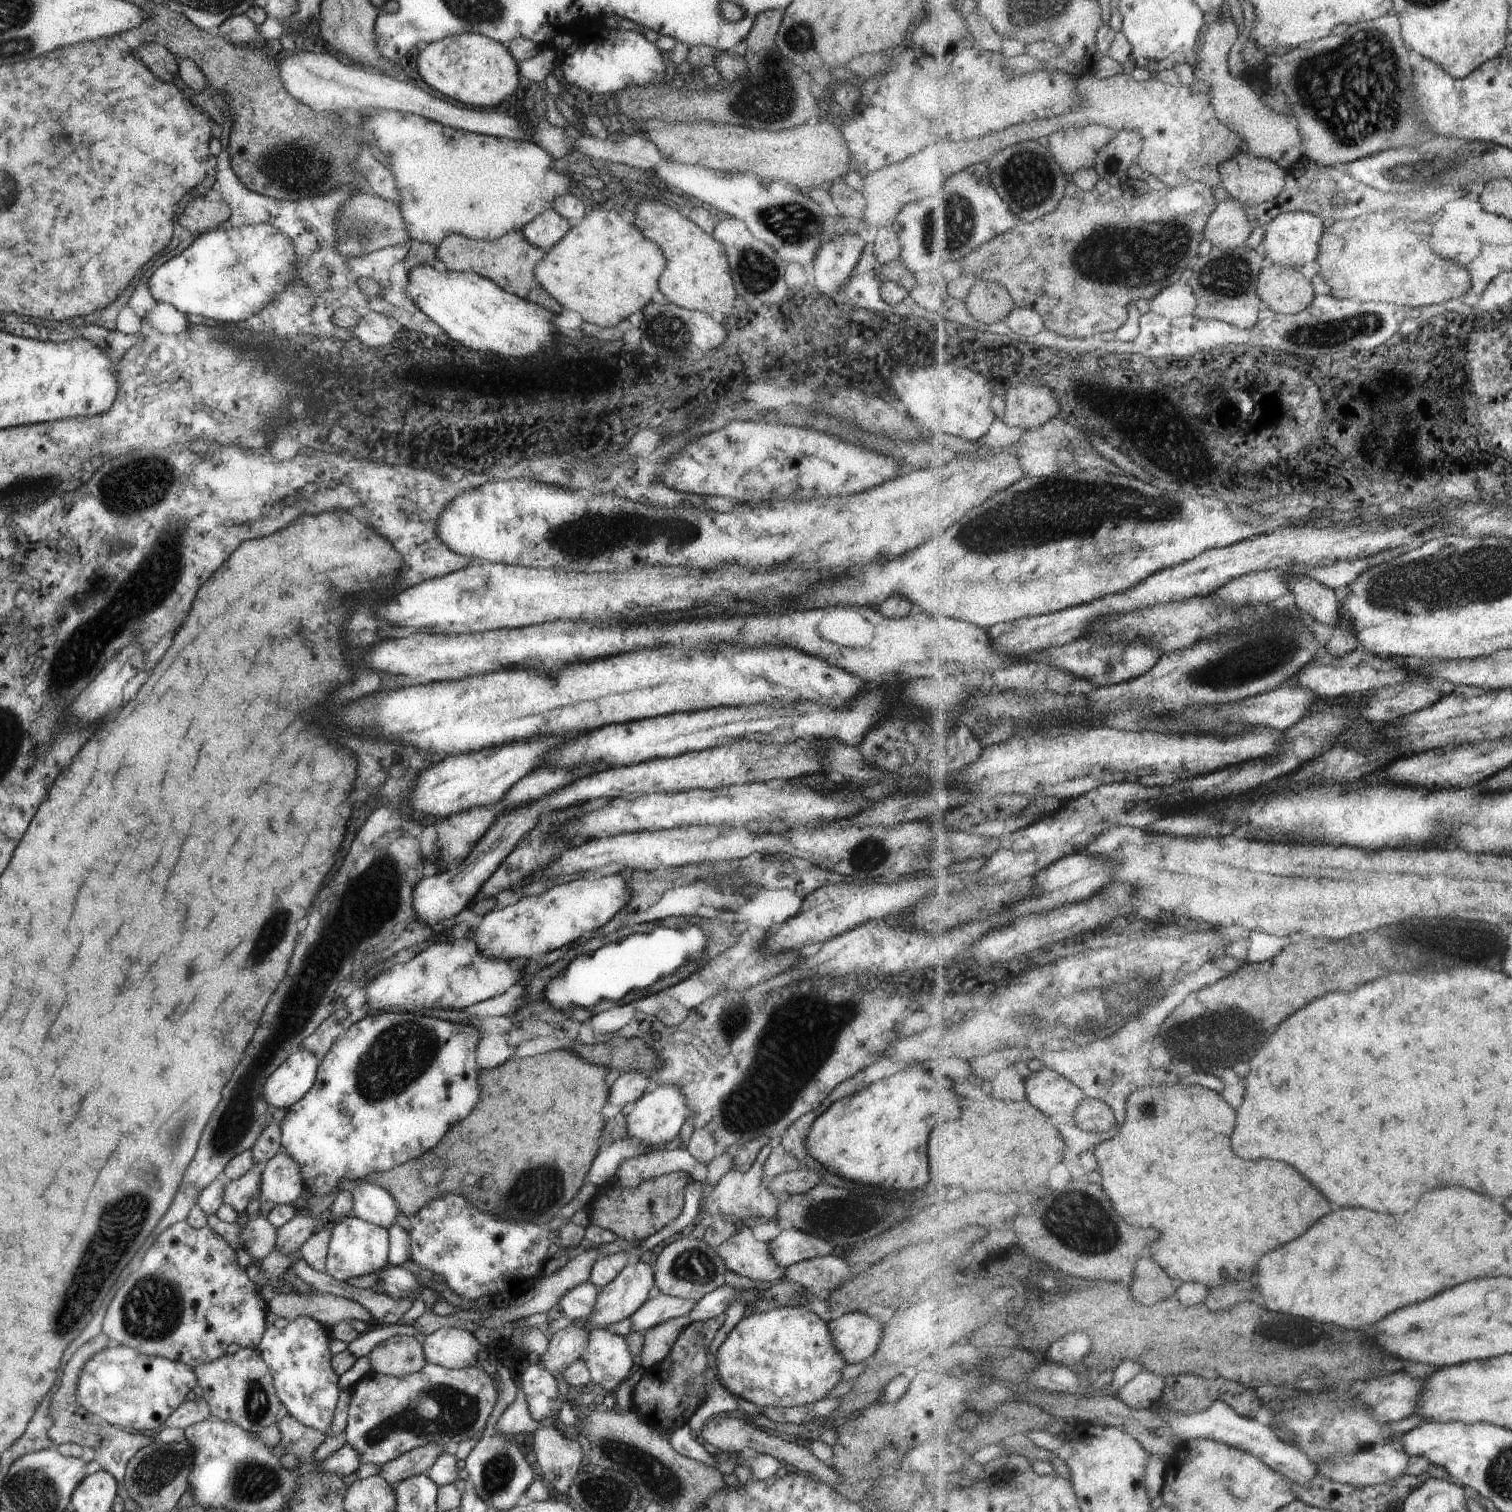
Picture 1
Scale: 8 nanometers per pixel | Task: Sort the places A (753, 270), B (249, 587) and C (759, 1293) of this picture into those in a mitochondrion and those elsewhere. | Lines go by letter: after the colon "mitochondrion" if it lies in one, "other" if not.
A: mitochondrion
B: other
C: other

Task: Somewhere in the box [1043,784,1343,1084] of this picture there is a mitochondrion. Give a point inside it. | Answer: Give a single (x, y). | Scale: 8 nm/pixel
(1192, 1043)

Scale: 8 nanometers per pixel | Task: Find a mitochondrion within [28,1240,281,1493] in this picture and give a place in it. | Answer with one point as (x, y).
(152, 1307)

